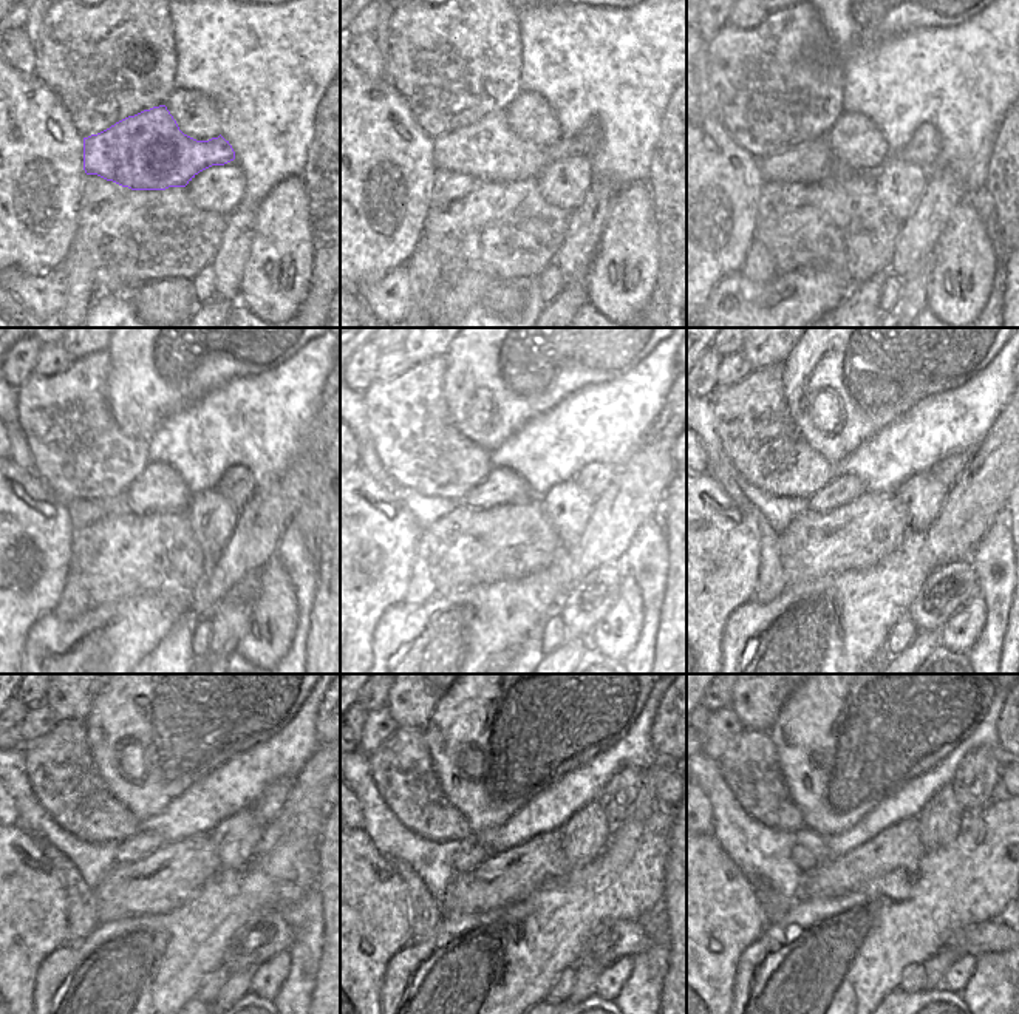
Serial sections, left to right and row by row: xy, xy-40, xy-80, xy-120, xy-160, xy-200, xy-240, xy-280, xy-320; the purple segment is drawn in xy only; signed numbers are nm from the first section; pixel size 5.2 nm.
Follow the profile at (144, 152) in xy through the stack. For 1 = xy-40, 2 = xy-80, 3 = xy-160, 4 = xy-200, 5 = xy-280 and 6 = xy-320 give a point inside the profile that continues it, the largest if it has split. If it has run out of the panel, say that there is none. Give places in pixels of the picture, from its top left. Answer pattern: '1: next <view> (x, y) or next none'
1: next xy-40 (489, 150)
2: next xy-80 (811, 161)
3: next xy-160 (594, 478)
4: next xy-200 (948, 470)
5: next xy-280 (620, 792)
6: next xy-320 (976, 781)

